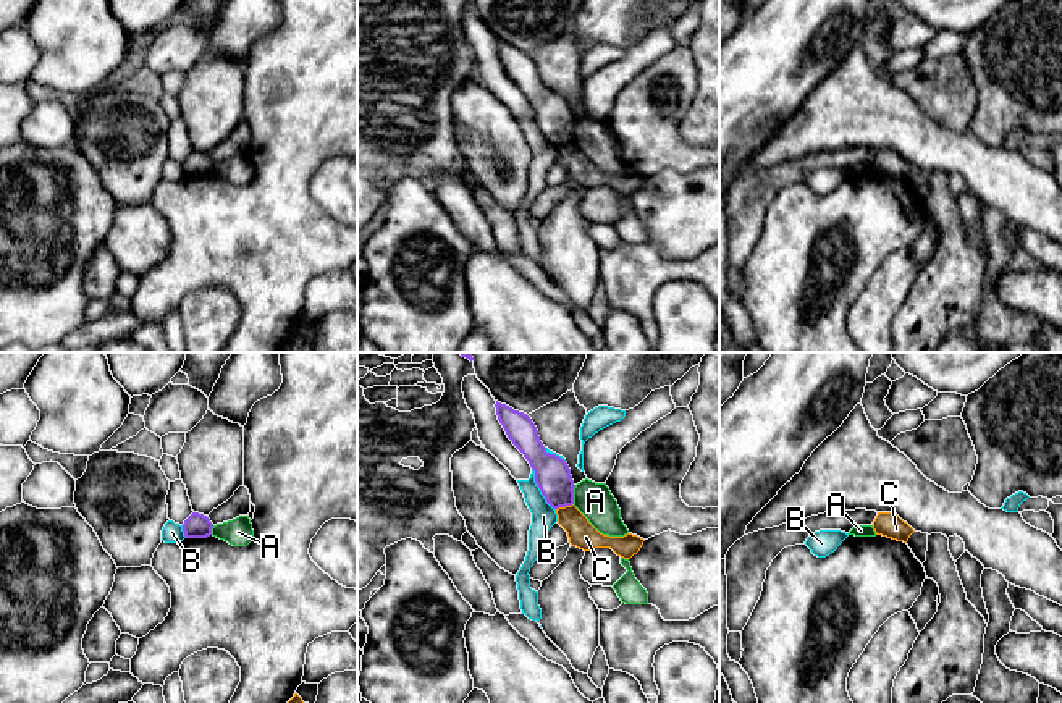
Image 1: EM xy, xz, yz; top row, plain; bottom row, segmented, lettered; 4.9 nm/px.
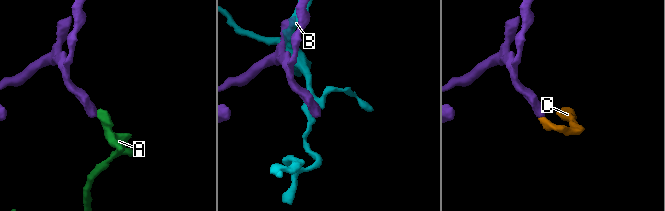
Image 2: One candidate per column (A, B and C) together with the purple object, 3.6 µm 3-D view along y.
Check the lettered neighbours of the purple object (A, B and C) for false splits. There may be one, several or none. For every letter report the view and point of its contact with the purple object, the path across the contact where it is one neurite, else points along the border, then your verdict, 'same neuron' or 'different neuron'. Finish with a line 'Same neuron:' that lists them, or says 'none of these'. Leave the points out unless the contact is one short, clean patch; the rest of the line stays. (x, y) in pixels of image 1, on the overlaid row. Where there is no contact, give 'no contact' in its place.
A: meets purple in xz at (573, 495); border along xz (576, 485), (573, 503); different neuron
B: meets purple in xz at (539, 487); different neuron
C: meets purple in xz at (564, 506); border along xz (573, 503), (556, 509); different neuron
Same neuron: none of these

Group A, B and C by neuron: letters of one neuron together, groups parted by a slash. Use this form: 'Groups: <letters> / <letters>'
Groups: A / B / C

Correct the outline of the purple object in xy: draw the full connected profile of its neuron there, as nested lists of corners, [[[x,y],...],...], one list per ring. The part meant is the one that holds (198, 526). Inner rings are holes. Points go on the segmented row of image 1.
[[[192,512],[183,524],[186,538],[207,538],[212,535],[213,524],[204,514]]]

